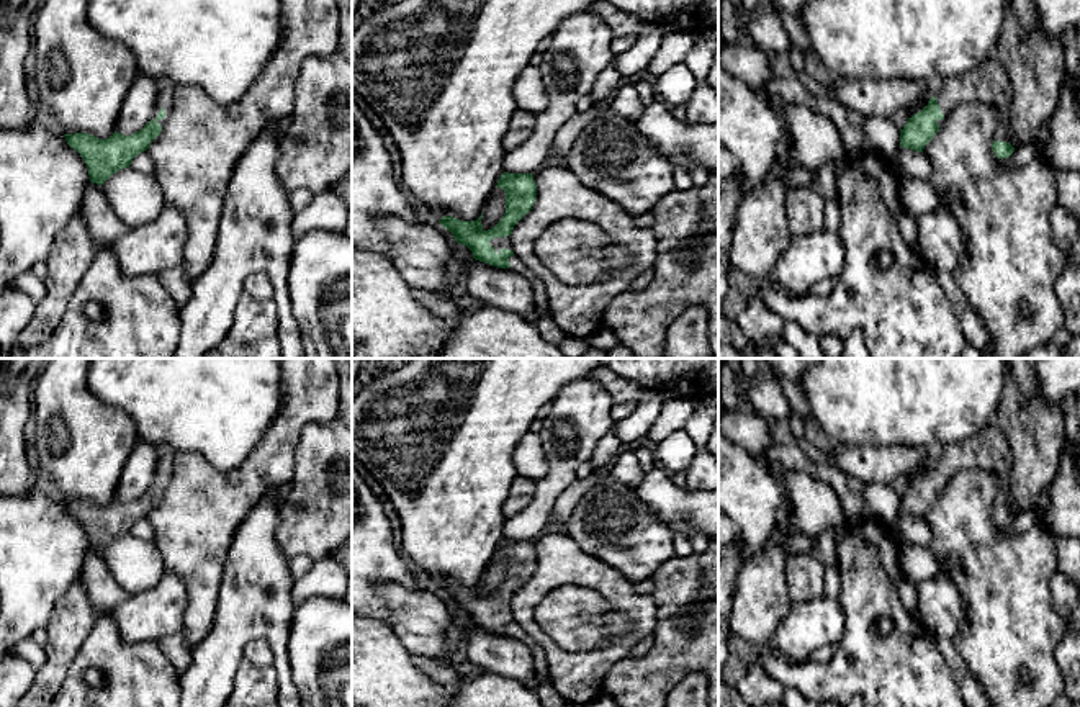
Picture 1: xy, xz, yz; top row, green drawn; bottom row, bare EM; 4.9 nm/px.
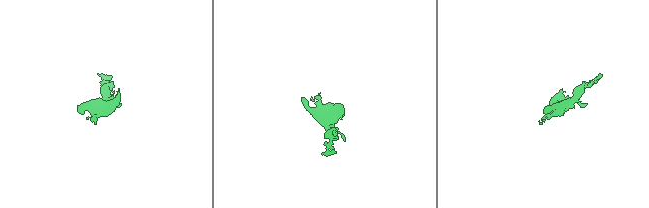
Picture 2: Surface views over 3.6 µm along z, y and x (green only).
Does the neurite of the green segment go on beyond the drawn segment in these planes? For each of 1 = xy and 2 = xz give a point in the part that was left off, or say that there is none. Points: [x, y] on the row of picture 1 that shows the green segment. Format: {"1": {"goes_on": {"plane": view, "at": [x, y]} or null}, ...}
{"1": {"goes_on": {"plane": "xy", "at": [166, 90]}}, "2": {"goes_on": {"plane": "xz", "at": [542, 308]}}}

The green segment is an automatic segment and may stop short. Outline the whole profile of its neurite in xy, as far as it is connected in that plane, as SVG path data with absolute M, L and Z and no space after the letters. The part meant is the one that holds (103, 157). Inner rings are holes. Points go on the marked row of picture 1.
M159 80L159 95L149 123L137 133L124 136L113 133L108 139L98 139L87 133L64 134L67 144L75 149L87 164L90 182L103 185L113 173L131 165L133 159L147 151L160 134L165 118L173 105L173 85Z

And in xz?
M504 172L497 182L506 191L506 213L501 221L484 231L481 216L476 221L460 221L453 216L443 216L439 223L448 229L458 244L466 245L475 260L507 268L527 278L533 288L535 308L538 316L550 314L547 290L542 280L525 267L514 254L511 234L514 226L532 209L537 198L537 185L532 173Z

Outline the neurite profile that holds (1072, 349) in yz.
M1080 334L1072 335L1070 342L1064 347L1049 342L1026 352L1019 358L1080 358Z

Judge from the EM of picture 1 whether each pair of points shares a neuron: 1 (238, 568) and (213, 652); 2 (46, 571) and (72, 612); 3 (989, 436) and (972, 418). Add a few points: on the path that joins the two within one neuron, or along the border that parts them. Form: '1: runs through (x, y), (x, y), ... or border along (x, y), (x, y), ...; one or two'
1: runs through (239, 589), (239, 619), (233, 630); one
2: border along (77, 578), (58, 601), (44, 627); two
3: border along (992, 423), (974, 437), (948, 445); two

